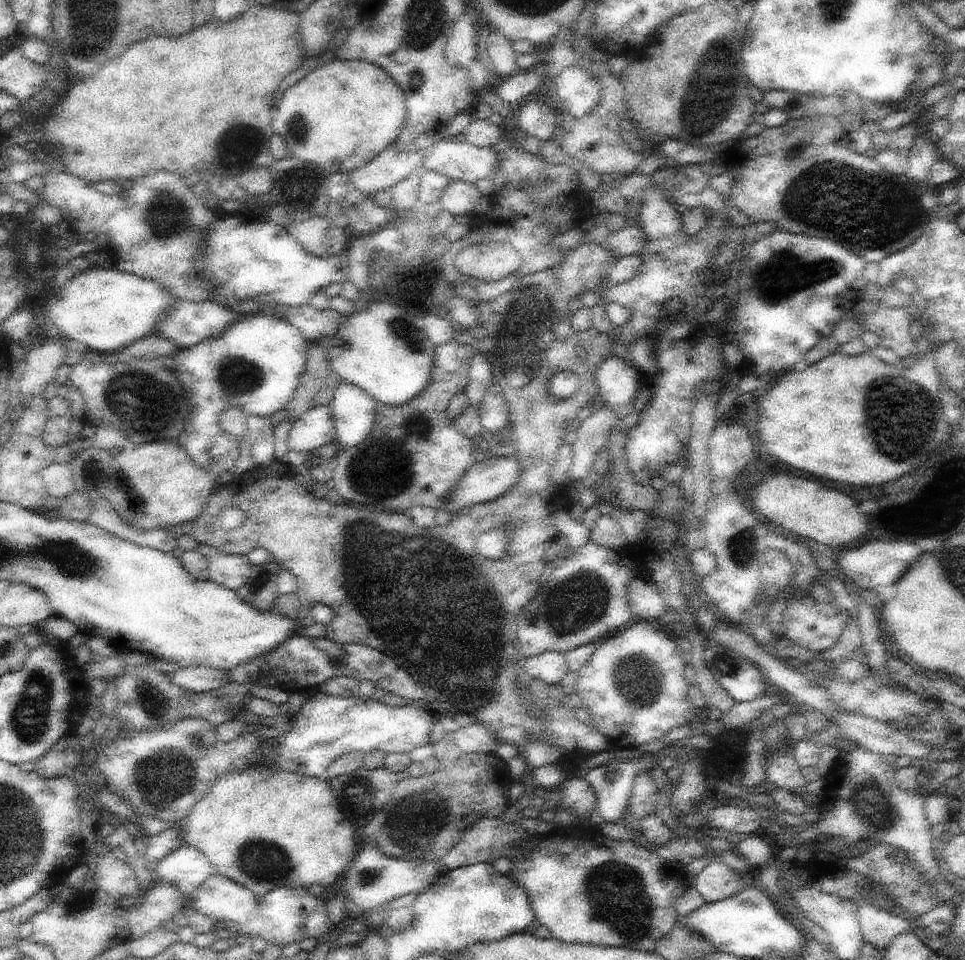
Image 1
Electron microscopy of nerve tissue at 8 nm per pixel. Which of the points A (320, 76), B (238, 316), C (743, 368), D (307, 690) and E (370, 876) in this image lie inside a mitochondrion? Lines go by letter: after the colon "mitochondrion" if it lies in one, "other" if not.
A: other
B: other
C: other
D: other
E: mitochondrion

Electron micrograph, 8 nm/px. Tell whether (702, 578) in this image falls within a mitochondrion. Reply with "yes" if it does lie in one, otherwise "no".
no

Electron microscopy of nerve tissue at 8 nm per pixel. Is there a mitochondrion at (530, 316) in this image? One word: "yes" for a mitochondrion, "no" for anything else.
yes

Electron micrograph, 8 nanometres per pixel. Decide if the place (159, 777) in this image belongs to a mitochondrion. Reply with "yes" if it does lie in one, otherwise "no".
yes

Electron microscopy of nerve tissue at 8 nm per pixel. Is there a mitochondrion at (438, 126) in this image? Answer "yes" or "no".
no

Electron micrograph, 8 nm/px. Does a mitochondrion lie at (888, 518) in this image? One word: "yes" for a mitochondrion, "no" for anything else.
no

